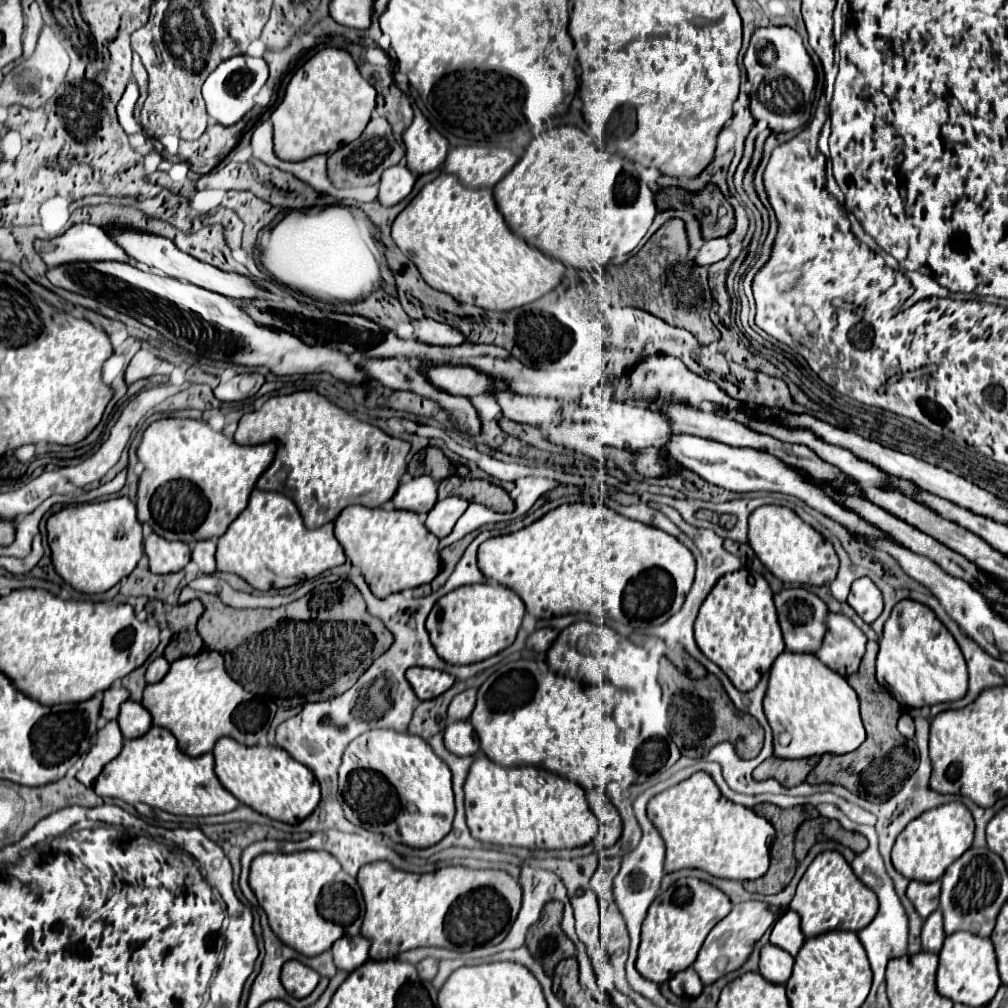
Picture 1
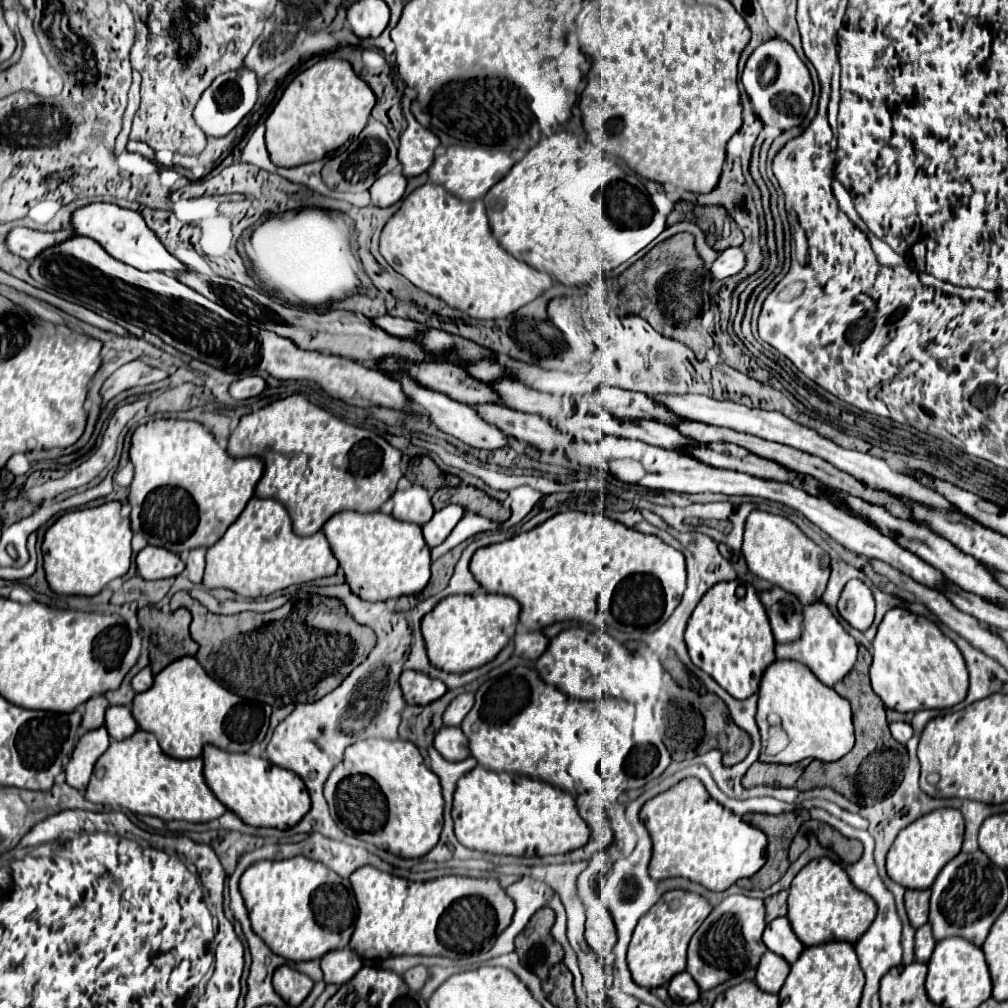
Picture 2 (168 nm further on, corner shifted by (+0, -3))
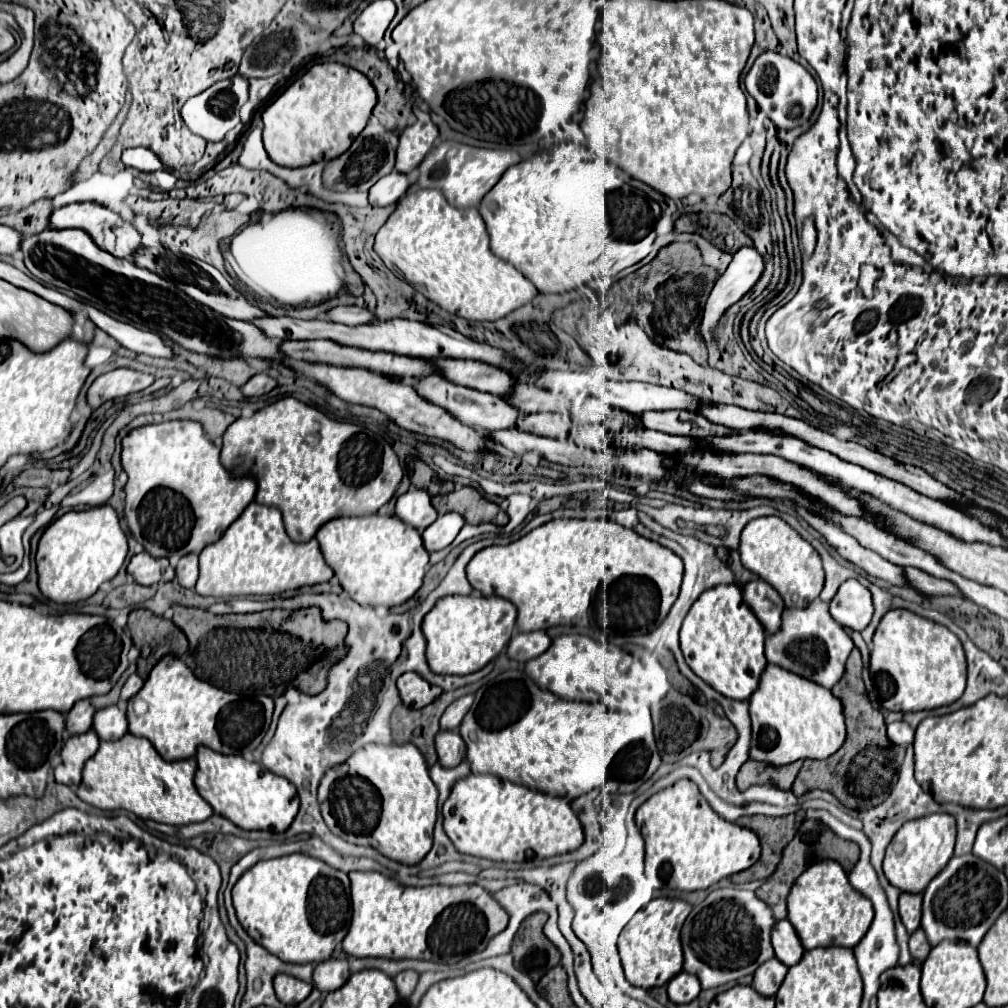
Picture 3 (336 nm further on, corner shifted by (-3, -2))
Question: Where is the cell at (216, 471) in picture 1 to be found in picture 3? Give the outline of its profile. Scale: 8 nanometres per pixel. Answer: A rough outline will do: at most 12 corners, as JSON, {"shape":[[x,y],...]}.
{"shape":[[192,420],[122,440],[124,516],[172,566],[254,500]]}

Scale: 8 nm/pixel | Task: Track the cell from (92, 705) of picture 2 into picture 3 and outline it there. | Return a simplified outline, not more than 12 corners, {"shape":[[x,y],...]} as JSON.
{"shape":[[80,700],[66,714],[66,732],[84,734],[92,728],[96,708]]}

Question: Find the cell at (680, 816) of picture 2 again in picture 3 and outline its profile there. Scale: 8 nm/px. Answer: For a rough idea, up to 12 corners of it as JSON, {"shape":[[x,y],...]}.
{"shape":[[692,780],[646,800],[636,824],[654,888],[706,890],[762,854]]}

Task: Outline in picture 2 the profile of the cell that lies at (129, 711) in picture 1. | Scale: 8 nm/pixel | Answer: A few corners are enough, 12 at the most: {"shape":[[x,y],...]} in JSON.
{"shape":[[107,709],[105,727],[115,741],[137,731],[131,709]]}

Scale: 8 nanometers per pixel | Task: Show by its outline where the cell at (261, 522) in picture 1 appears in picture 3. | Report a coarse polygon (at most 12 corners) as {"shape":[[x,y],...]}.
{"shape":[[252,502],[202,550],[202,596],[280,594],[328,582],[316,538]]}

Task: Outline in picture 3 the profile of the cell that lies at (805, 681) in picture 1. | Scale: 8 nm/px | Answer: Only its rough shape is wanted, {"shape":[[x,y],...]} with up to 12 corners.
{"shape":[[768,664],[750,698],[750,758],[826,760],[842,702]]}

